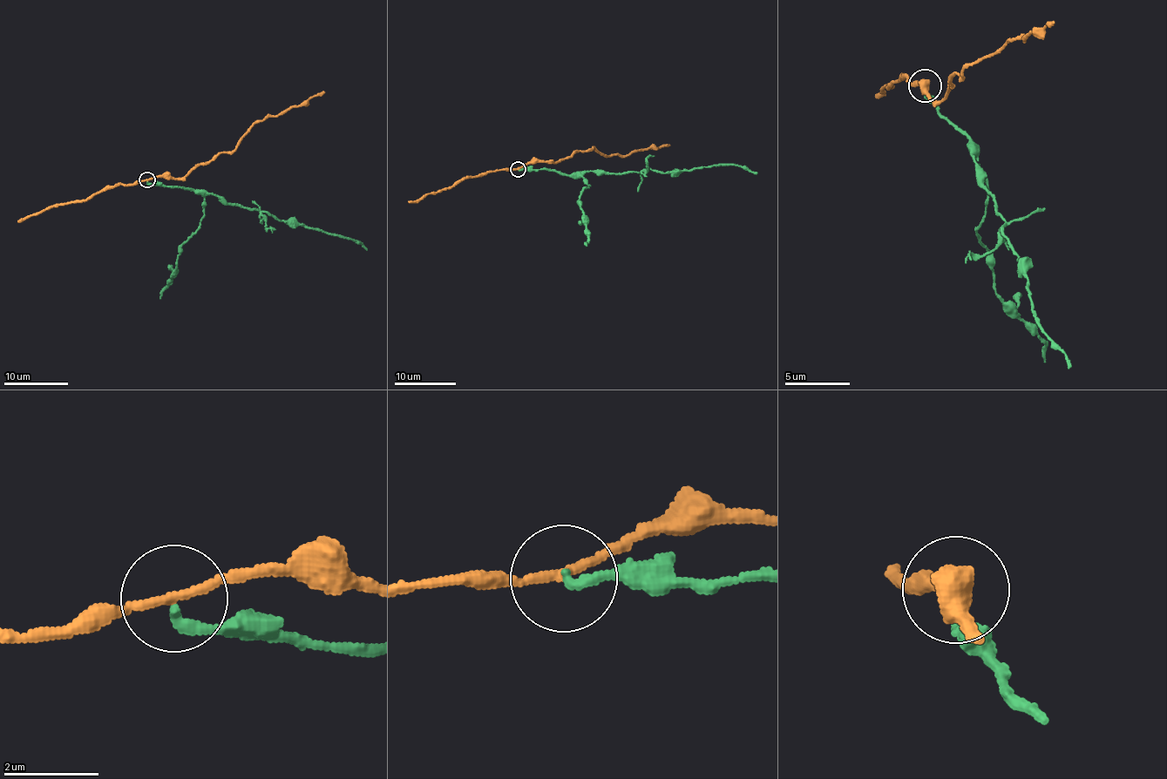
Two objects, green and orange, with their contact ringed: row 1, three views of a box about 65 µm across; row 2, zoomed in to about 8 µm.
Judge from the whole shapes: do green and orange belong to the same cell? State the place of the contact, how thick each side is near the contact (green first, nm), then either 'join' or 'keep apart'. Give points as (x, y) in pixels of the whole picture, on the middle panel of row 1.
(518, 169) | 240/180 nm | keep apart

